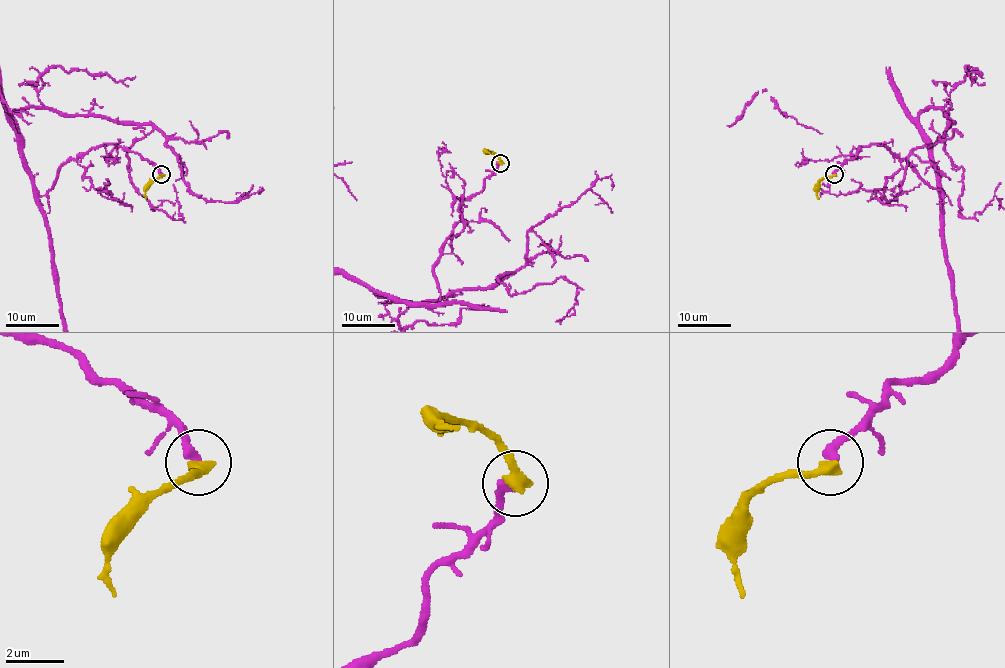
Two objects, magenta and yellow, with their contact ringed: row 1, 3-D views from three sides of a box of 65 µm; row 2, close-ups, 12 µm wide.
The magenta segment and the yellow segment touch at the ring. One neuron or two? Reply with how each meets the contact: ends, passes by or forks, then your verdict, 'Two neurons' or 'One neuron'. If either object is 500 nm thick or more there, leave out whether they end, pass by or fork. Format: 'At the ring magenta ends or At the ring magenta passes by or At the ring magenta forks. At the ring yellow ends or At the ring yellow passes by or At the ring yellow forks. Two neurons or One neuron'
At the ring magenta ends. At the ring yellow ends. Two neurons

